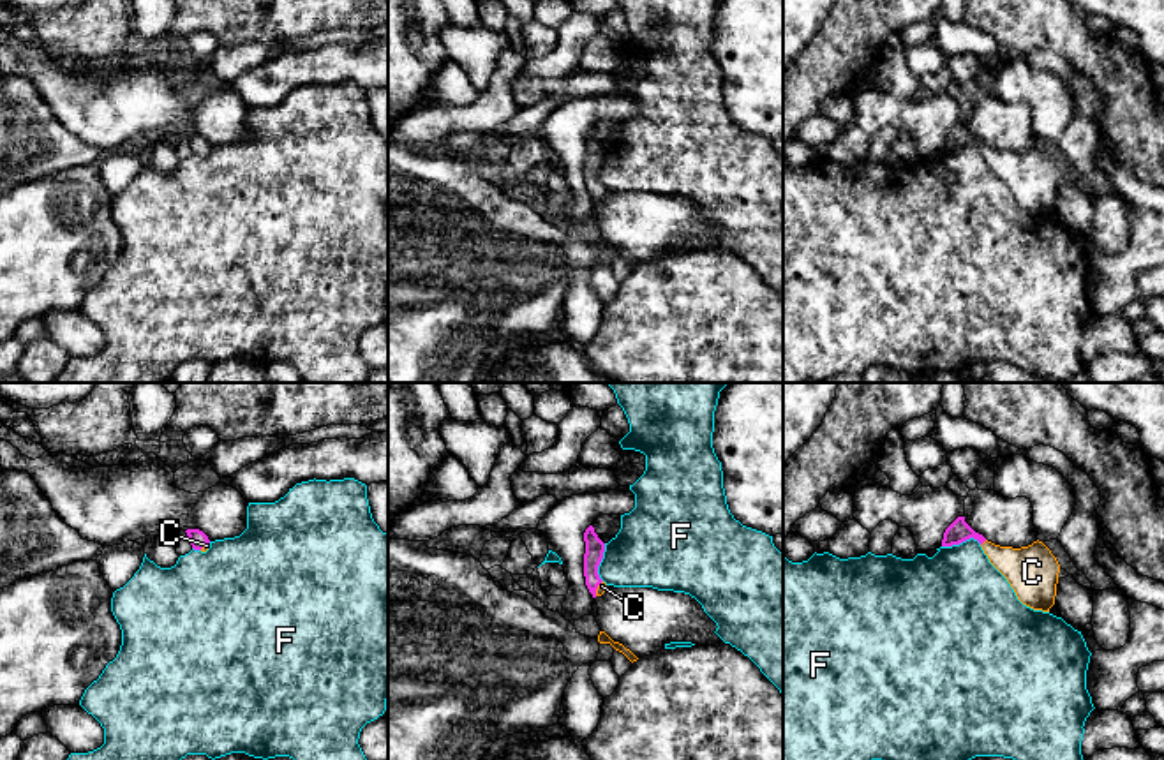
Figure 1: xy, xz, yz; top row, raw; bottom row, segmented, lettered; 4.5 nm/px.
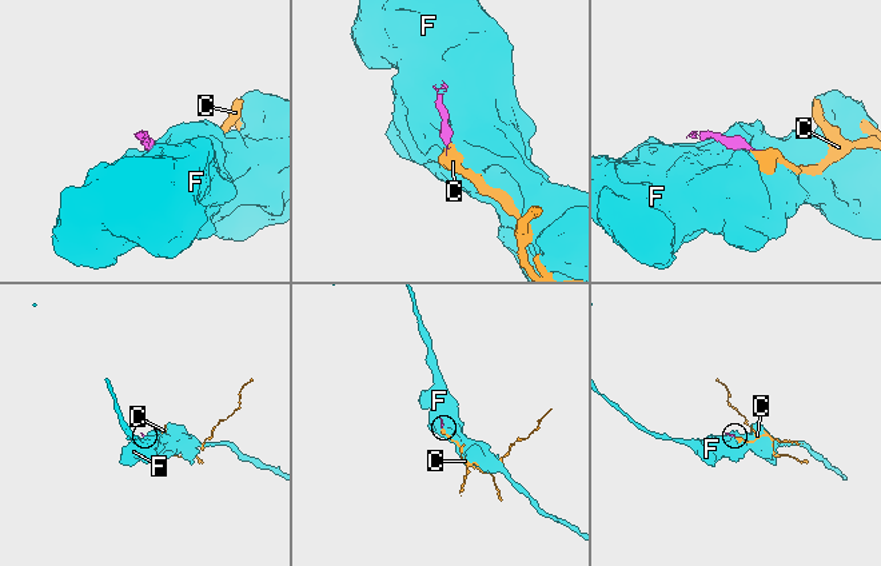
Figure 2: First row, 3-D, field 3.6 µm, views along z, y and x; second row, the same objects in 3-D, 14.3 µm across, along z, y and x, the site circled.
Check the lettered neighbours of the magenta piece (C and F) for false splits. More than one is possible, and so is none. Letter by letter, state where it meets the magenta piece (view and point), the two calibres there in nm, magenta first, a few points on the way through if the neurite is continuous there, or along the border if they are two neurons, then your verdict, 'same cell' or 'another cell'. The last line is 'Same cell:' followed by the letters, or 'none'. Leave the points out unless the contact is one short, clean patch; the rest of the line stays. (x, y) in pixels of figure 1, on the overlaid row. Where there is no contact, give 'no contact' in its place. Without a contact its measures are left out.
C: yz (983, 542) | 100/220 nm | across yz (958, 531), (972, 533), (983, 542), (1000, 558), (1029, 570) | same cell
F: yz (962, 542) | 100/440 nm | along yz (981, 543), (967, 538), (942, 547) | another cell
Same cell: C

